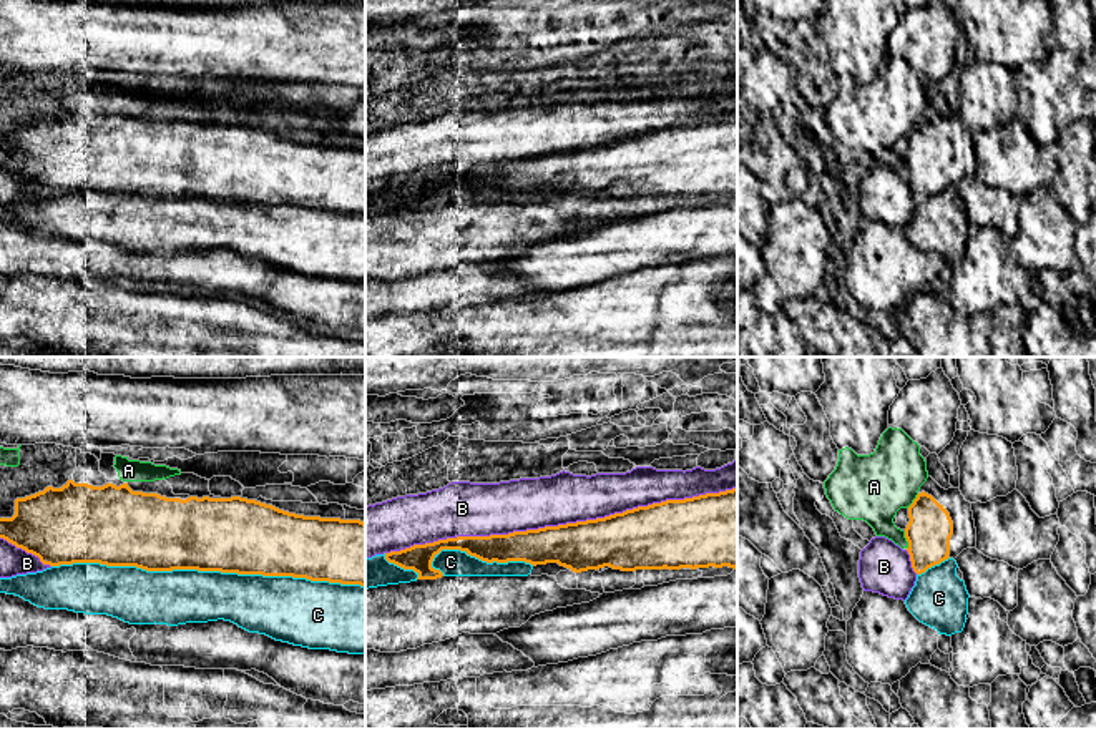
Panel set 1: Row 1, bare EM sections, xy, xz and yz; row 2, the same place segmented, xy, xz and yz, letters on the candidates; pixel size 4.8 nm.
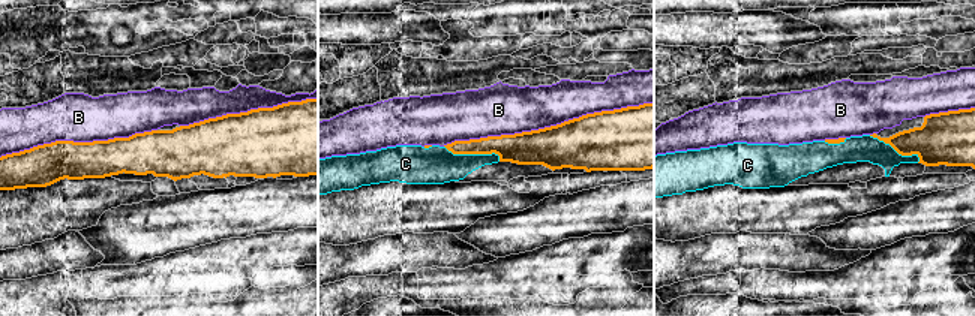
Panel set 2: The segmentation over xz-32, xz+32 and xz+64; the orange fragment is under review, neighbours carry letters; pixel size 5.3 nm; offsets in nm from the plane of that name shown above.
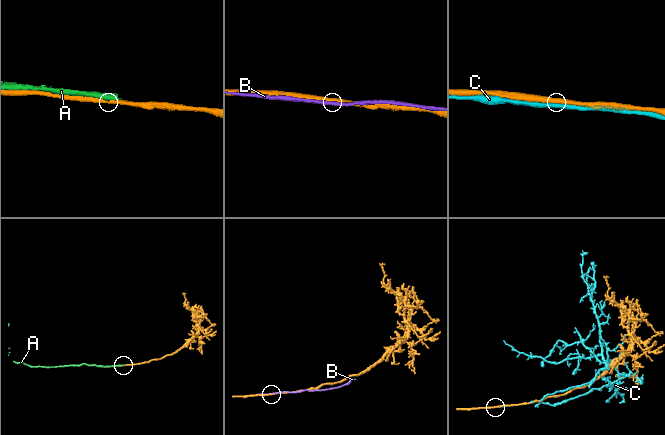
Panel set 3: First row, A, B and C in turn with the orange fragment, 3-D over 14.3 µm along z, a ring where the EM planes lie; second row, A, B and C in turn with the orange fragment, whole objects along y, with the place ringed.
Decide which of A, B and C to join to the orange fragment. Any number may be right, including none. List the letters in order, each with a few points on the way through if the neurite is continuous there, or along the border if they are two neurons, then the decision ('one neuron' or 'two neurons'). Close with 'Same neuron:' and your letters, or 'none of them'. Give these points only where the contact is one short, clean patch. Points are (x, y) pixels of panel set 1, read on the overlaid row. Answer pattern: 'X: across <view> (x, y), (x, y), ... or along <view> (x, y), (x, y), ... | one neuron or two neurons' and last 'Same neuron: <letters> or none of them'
A: two neurons
B: two neurons
C: two neurons
Same neuron: none of them

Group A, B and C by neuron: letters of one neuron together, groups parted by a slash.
A / B / C

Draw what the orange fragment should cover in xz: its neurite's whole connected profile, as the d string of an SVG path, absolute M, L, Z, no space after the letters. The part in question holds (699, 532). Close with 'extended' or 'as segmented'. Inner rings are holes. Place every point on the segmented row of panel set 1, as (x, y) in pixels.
M737 488L684 500L666 500L596 520L508 535L457 536L413 545L385 553L385 560L404 570L413 570L418 575L417 580L437 580L443 573L435 570L432 561L442 550L460 550L487 563L525 561L533 566L558 563L575 573L604 566L621 571L709 566L737 570Z | as segmented

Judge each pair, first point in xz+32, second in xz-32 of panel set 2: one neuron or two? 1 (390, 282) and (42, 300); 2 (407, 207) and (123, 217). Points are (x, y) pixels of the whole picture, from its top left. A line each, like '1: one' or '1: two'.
1: one
2: two

